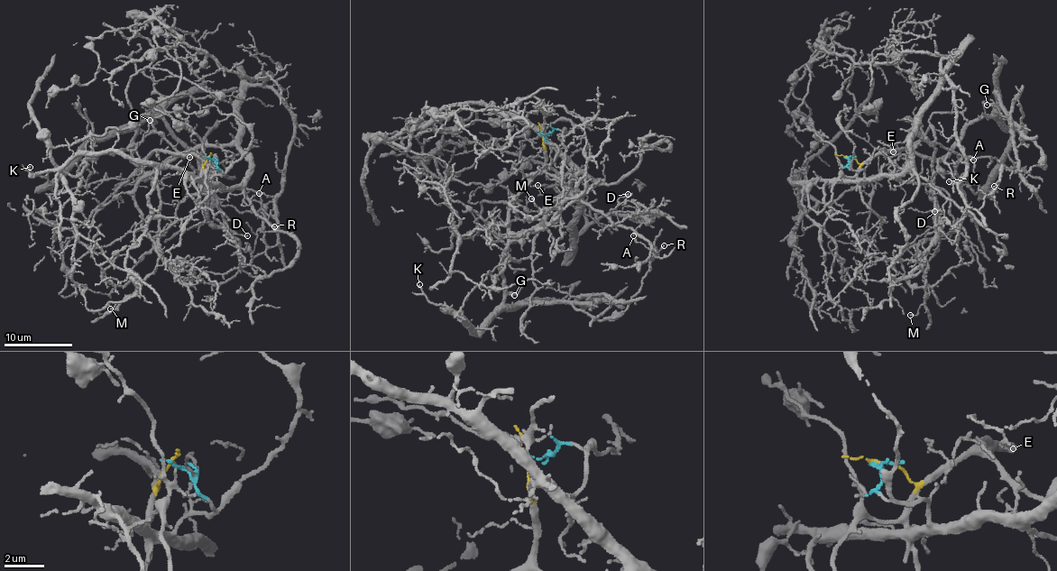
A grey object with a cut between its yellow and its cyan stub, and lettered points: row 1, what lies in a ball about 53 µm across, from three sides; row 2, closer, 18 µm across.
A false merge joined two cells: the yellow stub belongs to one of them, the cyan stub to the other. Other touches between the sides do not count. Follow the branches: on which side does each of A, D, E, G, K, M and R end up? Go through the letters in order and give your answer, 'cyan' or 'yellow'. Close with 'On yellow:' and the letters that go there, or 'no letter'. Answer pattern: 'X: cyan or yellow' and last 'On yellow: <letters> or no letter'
A: cyan
D: yellow
E: yellow
G: yellow
K: yellow
M: yellow
R: yellow
On yellow: D, E, G, K, M, R

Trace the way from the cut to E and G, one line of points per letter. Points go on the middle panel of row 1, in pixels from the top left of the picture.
E: (543, 134), (546, 161), (529, 182), (531, 186), (538, 184)
G: (543, 134), (545, 166), (510, 211), (509, 246), (500, 266), (505, 280), (503, 296), (514, 294)

